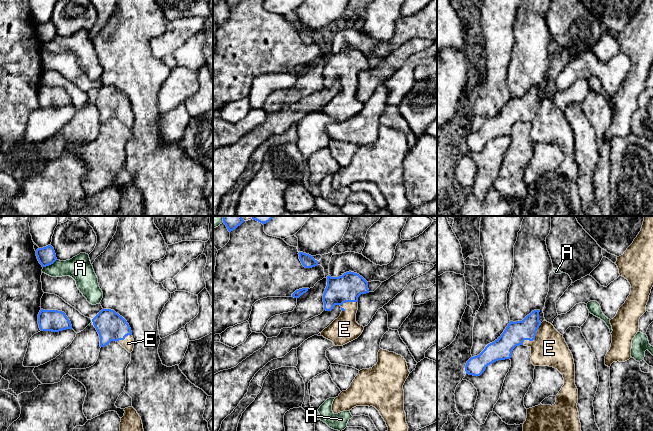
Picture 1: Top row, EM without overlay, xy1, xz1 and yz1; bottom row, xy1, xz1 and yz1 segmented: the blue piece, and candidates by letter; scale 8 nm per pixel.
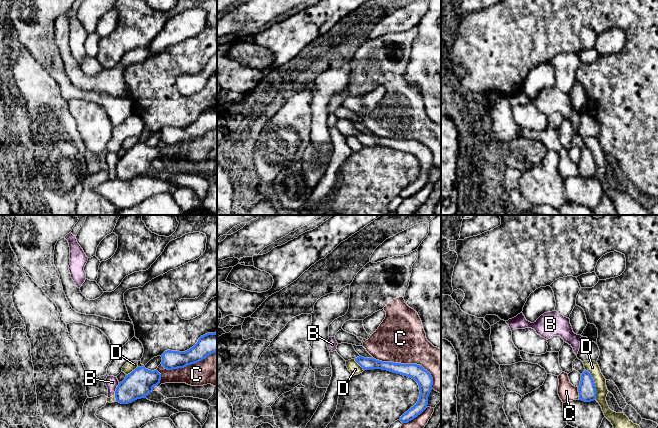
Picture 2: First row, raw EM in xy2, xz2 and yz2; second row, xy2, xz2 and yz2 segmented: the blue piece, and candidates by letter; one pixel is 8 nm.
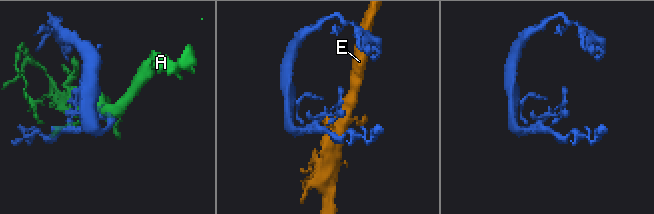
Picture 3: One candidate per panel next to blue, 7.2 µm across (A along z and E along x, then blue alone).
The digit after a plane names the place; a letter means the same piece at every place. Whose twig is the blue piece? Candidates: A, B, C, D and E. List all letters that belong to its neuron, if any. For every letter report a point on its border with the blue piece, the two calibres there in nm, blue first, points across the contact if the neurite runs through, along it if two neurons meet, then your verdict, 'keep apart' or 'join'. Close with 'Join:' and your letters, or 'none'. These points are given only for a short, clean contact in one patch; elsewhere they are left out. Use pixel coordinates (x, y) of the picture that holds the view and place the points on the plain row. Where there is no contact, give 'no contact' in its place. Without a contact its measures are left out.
A: xy1 (49, 40) | 150/190 nm | keep apart
B: xy2 (115, 168) | 220/100 nm | along xy2 (119, 159), (115, 167), (116, 177) | keep apart
C: xz2 (409, 140) | 130/400 nm | keep apart
D: yz2 (594, 160) | 140/100 nm | along yz2 (585, 145), (593, 156), (595, 175) | keep apart
E: yz1 (534, 113) | 180/280 nm | across yz1 (515, 109), (530, 109), (534, 113), (549, 124) | join
Join: E

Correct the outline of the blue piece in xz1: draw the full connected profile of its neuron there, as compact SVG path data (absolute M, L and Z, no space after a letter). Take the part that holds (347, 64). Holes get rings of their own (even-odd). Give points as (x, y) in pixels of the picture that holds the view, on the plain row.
M349 47L339 53L327 52L327 62L323 70L324 86L331 87L335 81L340 81L342 88L321 108L321 112L332 117L335 122L343 122L357 115L364 106L364 103L356 98L358 73L366 69L369 69L368 58L357 49Z

